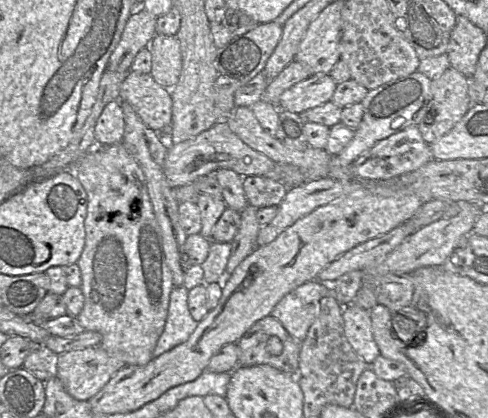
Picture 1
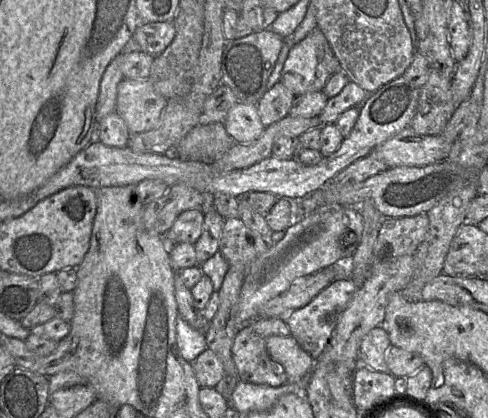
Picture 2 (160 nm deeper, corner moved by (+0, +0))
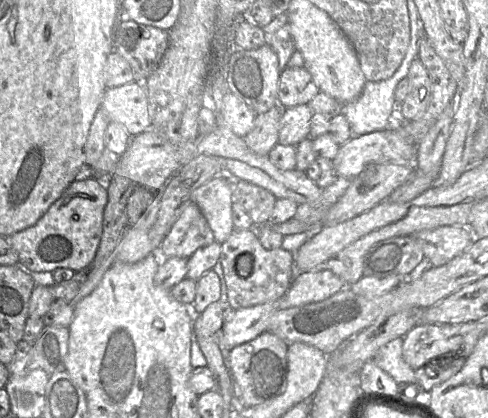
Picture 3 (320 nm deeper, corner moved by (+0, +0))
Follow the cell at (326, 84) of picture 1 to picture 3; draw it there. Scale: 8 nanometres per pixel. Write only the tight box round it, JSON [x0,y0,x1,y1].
[278,104,313,146]

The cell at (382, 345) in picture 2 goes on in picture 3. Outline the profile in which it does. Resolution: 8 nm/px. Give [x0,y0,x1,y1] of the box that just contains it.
[374,338,416,383]

